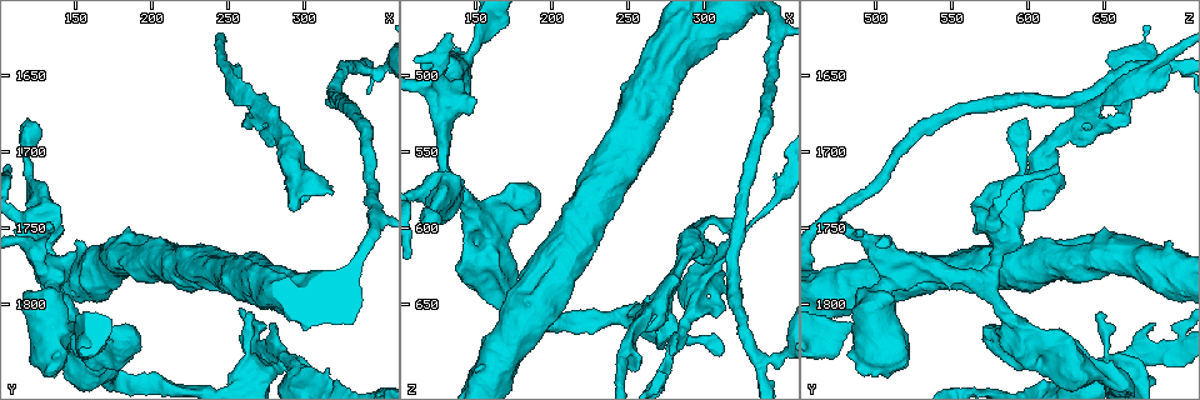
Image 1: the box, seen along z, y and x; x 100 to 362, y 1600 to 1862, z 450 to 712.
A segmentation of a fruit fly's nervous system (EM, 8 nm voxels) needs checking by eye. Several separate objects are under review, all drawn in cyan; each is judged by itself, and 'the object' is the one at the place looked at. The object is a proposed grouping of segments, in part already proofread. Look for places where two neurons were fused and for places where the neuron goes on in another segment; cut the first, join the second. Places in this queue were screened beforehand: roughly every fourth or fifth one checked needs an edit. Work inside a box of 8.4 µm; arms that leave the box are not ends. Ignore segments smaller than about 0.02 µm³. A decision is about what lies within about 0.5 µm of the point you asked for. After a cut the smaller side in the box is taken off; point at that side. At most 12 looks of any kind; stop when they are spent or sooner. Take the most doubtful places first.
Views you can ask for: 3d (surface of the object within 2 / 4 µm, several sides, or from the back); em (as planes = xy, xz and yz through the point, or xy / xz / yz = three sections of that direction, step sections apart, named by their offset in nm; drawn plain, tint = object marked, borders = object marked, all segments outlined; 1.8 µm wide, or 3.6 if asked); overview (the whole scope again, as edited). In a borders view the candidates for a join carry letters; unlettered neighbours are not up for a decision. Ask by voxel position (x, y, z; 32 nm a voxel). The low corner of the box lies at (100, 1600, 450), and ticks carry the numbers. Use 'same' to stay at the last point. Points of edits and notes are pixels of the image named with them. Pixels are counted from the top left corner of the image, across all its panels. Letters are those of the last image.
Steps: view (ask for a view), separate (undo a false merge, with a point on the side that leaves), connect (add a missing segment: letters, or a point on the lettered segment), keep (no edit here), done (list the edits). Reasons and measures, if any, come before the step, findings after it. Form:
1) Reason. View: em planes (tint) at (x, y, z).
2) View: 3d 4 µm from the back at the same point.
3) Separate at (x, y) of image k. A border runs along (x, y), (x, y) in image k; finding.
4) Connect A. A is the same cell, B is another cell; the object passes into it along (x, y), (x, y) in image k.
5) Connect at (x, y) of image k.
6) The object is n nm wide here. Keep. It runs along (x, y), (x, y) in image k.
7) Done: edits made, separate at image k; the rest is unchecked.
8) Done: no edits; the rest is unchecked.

Abrupt turn. View: em planes (borders) at (296, 1722, 606).

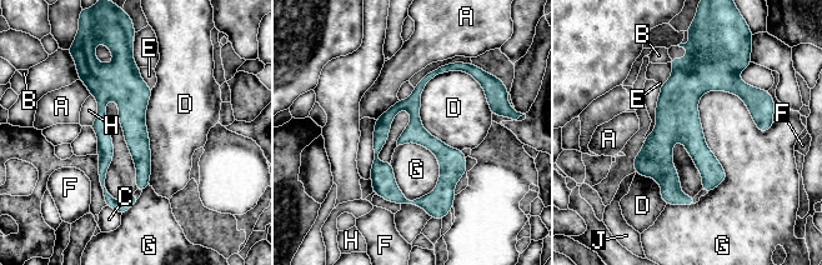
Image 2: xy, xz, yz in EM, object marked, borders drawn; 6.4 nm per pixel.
The object is 130 nm wide here. Keep. A, B, C, D, E, F, G, H and J are other cells; a border runs along (723, 90), (707, 194) in image 2; all the same neuron.

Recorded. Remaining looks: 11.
Two arms in line, one across. View: em planes (tint) at (284, 1838, 668).

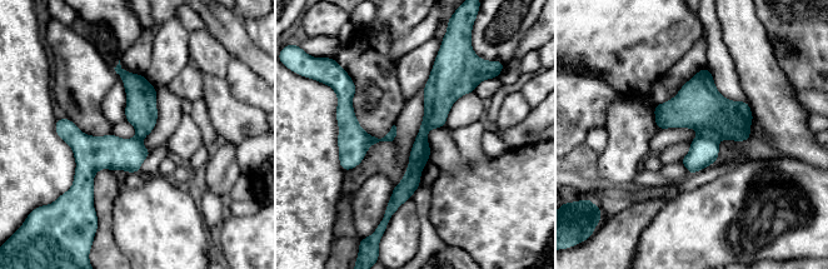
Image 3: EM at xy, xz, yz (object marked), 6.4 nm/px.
View: em planes (borders) at the same point.

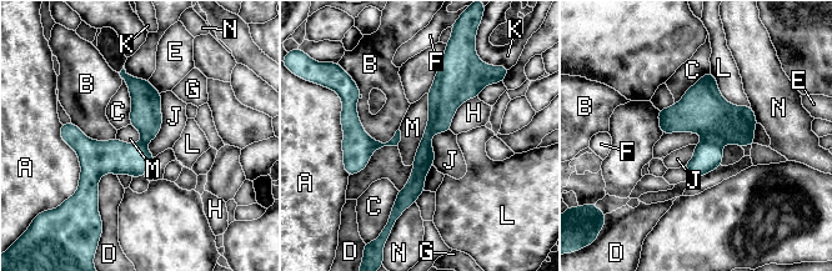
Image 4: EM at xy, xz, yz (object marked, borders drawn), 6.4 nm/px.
The object is 140 nm wide here; the longest contact is with A, 480 nm. Separate at (702, 110) of image 4. A, B, C, D, E, F, G, H, J, K, L, M and N are other cells; two neurons meet here.

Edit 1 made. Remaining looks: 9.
Free end. View: em yz step 16 (tint) at (258, 1642, 692).

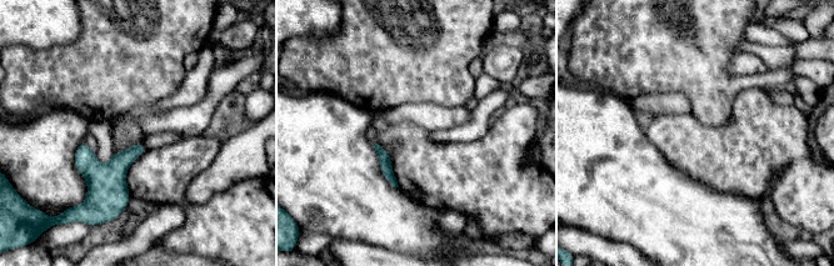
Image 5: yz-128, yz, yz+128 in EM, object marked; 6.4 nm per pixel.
Cut it another way. View: em planes (borders) at the same point.

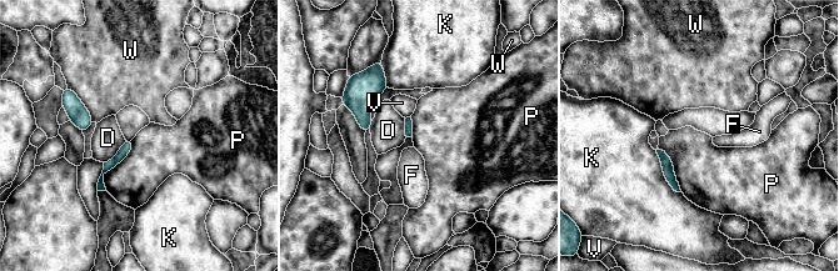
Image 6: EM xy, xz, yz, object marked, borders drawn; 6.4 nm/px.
Keep. D, F, K, P, V and W are other cells; it runs along (129, 142), (104, 171), (100, 187) in image 6; none of them fits.

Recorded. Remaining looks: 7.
Two arms in line, one across. View: em xz step 4 (tint) at (278, 1686, 642).

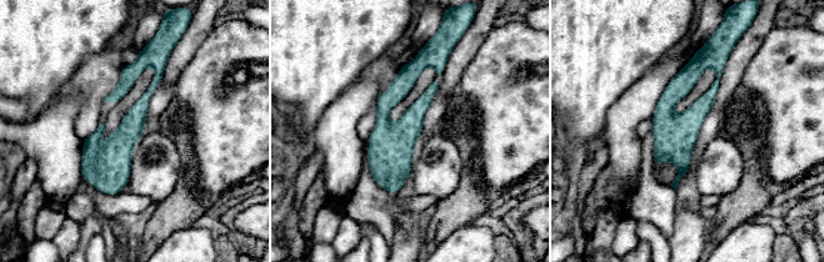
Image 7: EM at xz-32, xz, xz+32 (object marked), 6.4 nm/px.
Another direction. View: em planes (tint) at the same point.

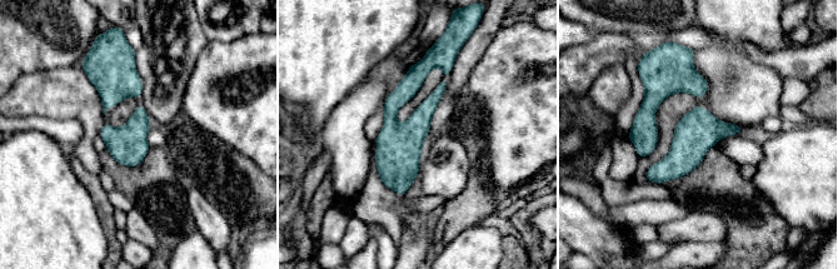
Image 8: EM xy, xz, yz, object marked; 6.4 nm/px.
What lies round it. View: em planes (borders) at the same point.

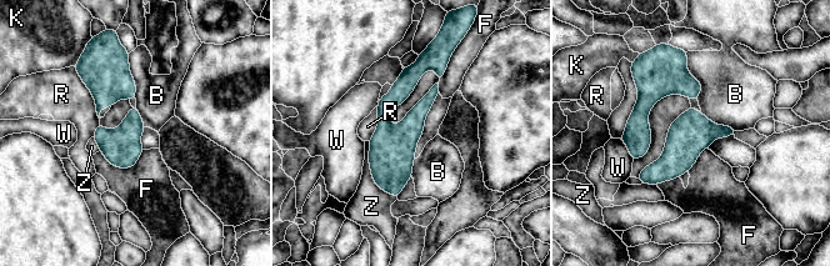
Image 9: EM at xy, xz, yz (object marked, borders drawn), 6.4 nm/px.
The object is 240 nm wide here. Keep. B, F, K, R, W and Z are other cells; it runs along (425, 59), (385, 106), (394, 192) in image 9; continuous, no second neuron.

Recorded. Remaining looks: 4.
Done: edits made, separate at image 4; the rest is unchecked.

